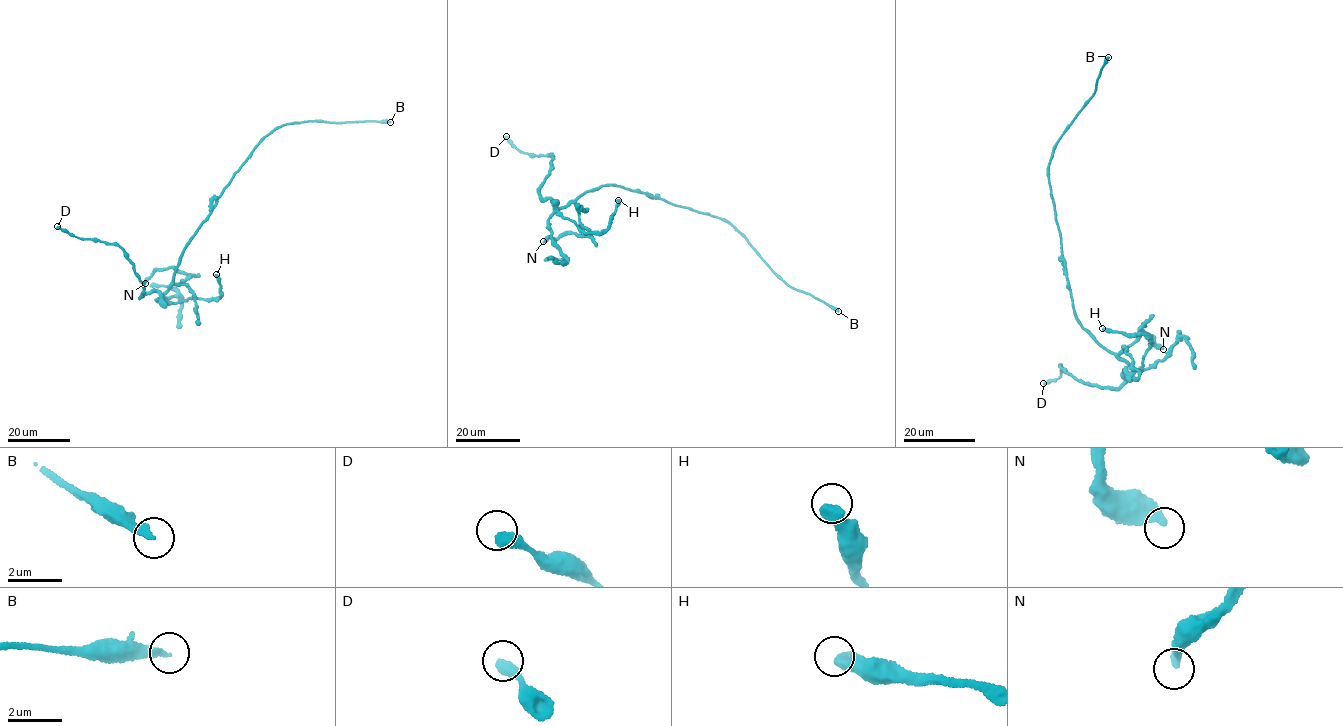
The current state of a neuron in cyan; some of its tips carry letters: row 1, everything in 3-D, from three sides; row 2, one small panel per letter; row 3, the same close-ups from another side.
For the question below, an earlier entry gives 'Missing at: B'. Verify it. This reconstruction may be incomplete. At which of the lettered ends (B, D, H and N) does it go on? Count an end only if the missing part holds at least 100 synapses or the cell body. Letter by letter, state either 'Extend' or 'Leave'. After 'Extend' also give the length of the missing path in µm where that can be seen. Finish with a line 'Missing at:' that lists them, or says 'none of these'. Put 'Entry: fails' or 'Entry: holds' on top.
Entry: holds
B: Extend. Missing length about 200 µm
D: Leave
H: Leave
N: Leave
Missing at: B

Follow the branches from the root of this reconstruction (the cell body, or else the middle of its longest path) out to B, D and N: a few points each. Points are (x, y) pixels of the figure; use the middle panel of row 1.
B: (629, 190), (727, 221), (782, 280), (838, 311)
D: (629, 190), (607, 184), (558, 208), (539, 191), (553, 155), (521, 152), (506, 136)
N: (629, 190), (607, 184), (582, 194), (575, 205), (580, 224), (589, 235), (580, 236), (573, 233), (543, 241)

